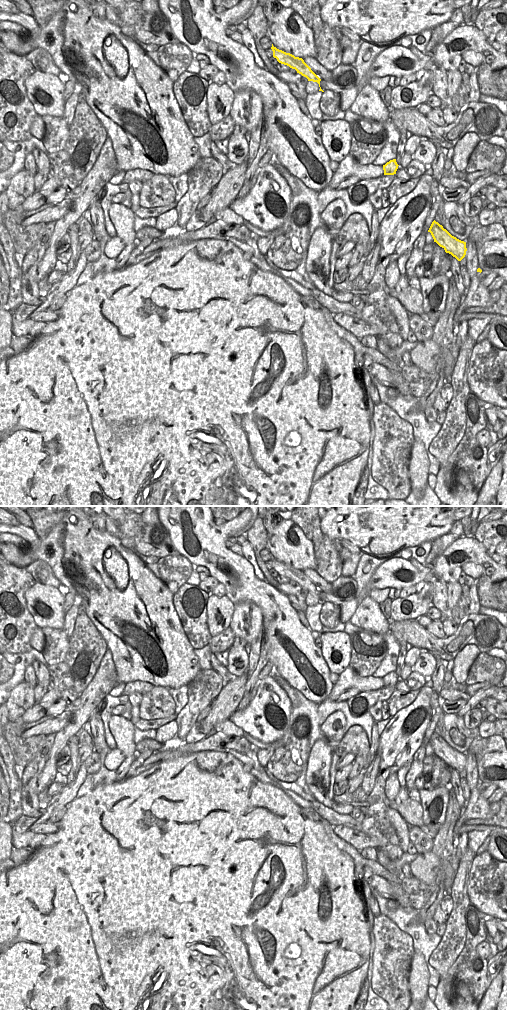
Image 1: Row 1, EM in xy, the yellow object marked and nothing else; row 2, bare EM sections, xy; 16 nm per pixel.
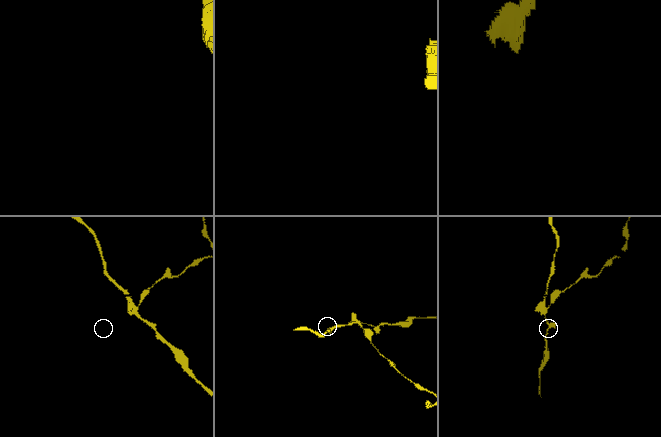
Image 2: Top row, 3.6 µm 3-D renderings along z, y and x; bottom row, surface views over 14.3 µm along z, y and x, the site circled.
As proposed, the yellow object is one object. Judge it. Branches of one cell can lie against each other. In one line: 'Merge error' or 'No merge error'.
Merge error

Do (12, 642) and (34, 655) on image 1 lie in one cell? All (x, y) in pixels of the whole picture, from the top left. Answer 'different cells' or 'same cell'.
different cells

